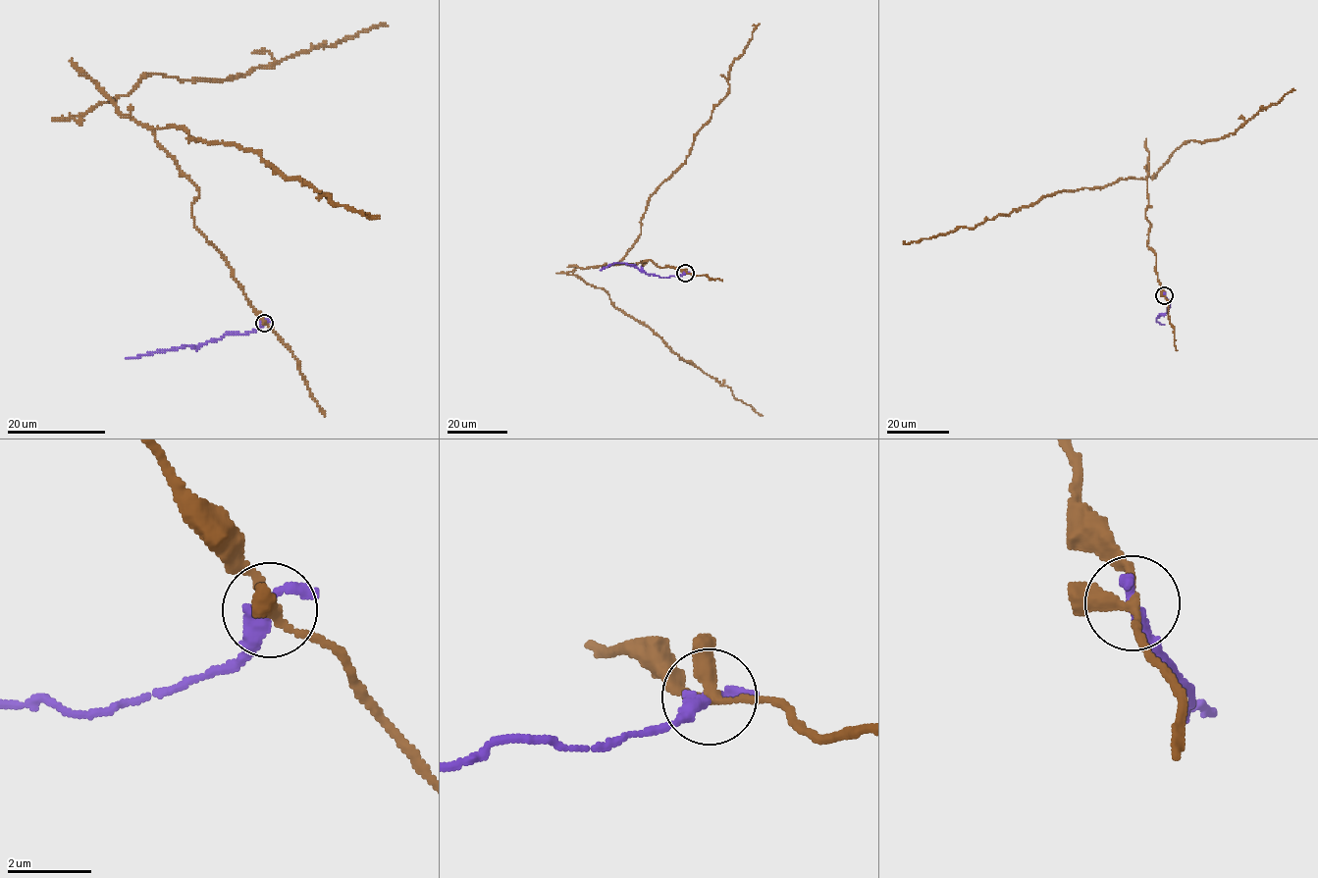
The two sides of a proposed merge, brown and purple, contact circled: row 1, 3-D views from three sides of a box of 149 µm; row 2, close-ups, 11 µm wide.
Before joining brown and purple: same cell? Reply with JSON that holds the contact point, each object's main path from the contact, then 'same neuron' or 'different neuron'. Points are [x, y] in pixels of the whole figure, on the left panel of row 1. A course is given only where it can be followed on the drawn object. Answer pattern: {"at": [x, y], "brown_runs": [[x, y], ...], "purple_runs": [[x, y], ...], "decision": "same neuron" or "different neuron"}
{"at": [264, 323], "brown_runs": [[263, 322], [194, 225], [195, 185], [153, 129], [172, 125], [187, 137], [255, 151], [334, 204], [380, 216]], "purple_runs": [[263, 322], [252, 332], [241, 335], [226, 334], [198, 346], [157, 350], [125, 359]], "decision": "different neuron"}

